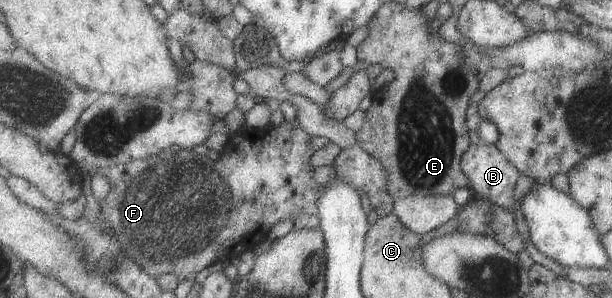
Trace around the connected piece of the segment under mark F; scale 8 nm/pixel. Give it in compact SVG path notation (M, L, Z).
M297 118L293 126L285 122L279 127L271 125L264 130L240 128L229 138L217 162L192 149L182 149L180 152L166 149L147 159L95 170L93 173L106 175L112 181L111 195L101 203L101 212L123 249L149 275L159 279L165 274L174 273L182 281L195 278L195 274L198 275L211 264L221 261L229 263L249 250L254 251L268 238L277 222L296 219L305 213L319 215L326 186L313 178L315 167L311 166L311 158L315 150L311 148L311 138L310 132L304 130Z

